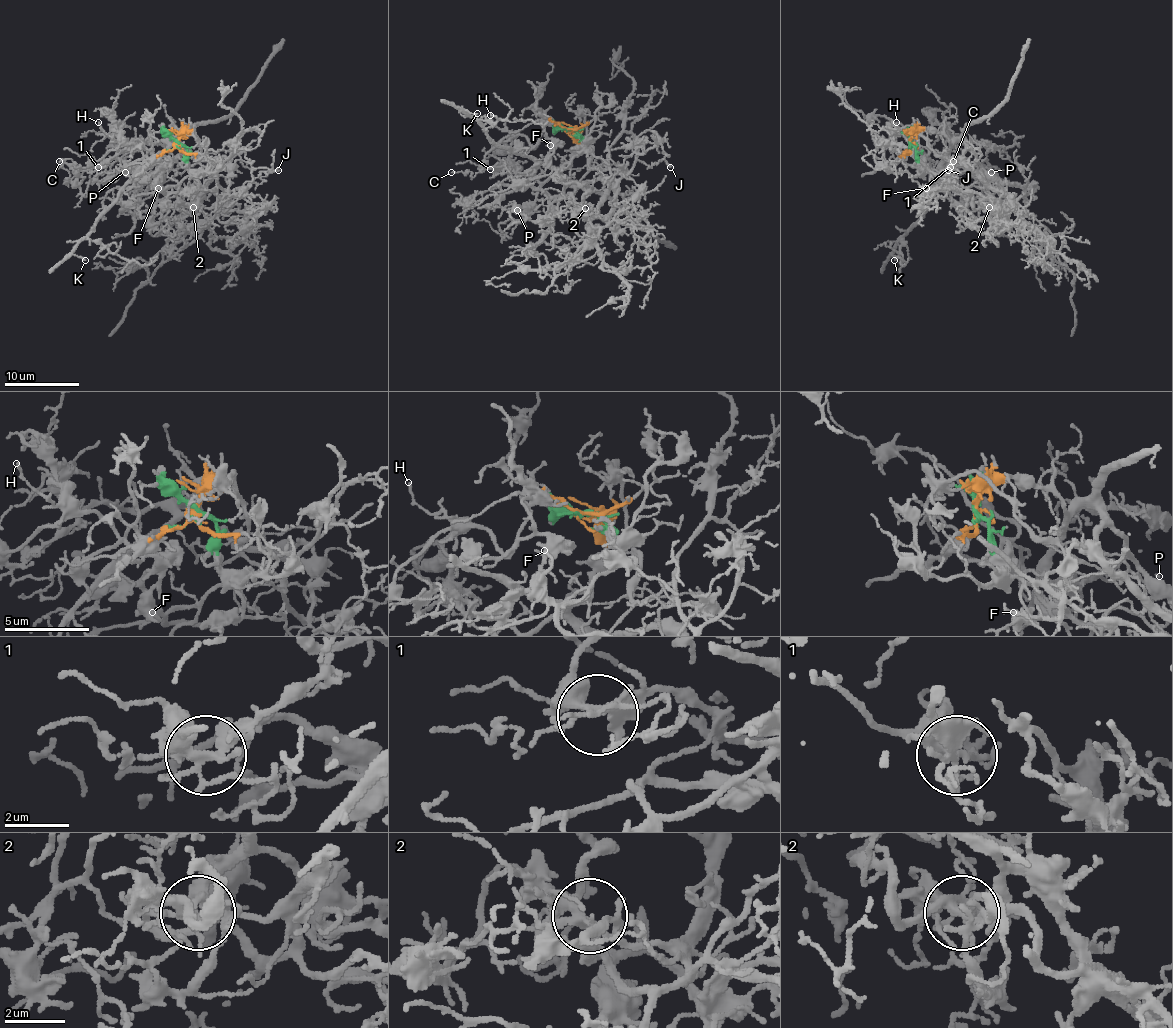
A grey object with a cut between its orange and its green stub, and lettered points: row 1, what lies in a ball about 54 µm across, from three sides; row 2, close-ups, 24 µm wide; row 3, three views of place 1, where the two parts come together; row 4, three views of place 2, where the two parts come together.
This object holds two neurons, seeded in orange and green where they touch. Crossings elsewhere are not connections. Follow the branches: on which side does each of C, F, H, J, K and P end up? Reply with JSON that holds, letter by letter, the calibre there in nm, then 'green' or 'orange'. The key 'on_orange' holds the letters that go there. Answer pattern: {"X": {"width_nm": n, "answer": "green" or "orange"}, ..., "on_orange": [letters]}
{"C": {"width_nm": 110, "answer": "orange"}, "F": {"width_nm": 150, "answer": "green"}, "H": {"width_nm": 130, "answer": "green"}, "J": {"width_nm": 160, "answer": "green"}, "K": {"width_nm": 160, "answer": "orange"}, "P": {"width_nm": 130, "answer": "orange"}, "on_orange": ["C", "K", "P"]}

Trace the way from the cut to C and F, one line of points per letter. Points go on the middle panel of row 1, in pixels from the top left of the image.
C: (568, 130), (573, 133), (575, 145), (571, 165), (541, 182), (506, 163), (474, 175), (451, 173)
F: (568, 130), (573, 130), (579, 135), (583, 148), (566, 167), (556, 169), (551, 163), (551, 145)

